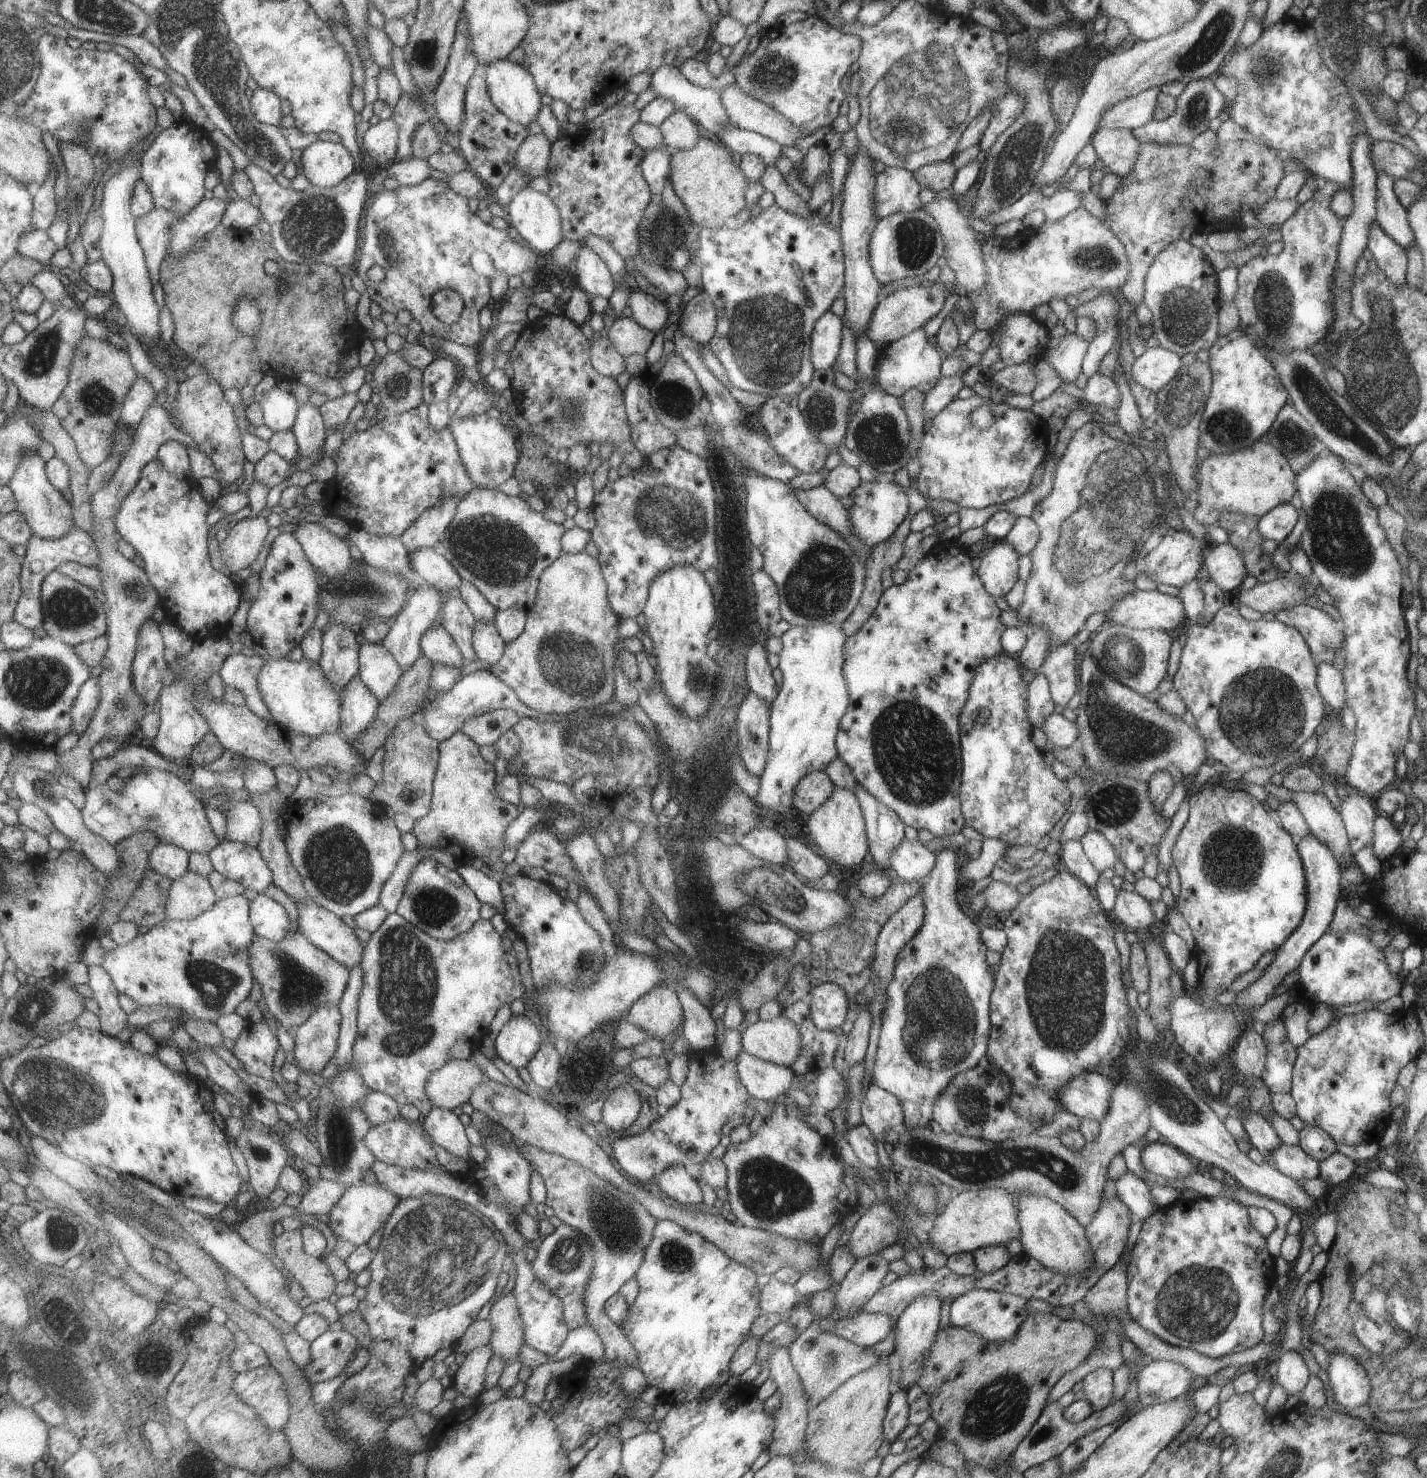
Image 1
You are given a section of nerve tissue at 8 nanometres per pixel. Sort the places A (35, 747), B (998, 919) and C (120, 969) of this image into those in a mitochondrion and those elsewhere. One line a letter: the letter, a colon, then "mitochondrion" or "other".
A: other
B: other
C: other

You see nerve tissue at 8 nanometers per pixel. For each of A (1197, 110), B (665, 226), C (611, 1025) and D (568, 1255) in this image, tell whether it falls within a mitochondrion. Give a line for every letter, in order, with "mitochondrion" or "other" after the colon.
A: mitochondrion
B: mitochondrion
C: other
D: mitochondrion

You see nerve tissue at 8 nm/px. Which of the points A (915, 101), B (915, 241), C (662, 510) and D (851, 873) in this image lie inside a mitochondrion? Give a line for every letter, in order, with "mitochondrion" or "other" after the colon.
A: mitochondrion
B: mitochondrion
C: mitochondrion
D: other

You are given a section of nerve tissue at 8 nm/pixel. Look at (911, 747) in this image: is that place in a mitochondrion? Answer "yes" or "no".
yes

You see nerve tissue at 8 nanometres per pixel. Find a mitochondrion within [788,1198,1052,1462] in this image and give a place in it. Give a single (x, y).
(996, 1408)

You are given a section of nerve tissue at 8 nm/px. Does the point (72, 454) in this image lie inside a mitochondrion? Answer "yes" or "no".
no

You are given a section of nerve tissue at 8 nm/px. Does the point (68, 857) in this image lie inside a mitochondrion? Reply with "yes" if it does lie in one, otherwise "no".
no

